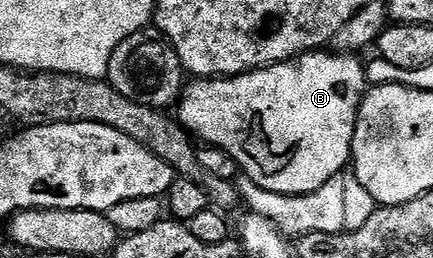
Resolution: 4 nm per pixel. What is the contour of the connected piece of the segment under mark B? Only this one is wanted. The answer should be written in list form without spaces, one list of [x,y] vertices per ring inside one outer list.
[[[317,50],[305,52],[303,56],[296,56],[281,64],[269,64],[267,68],[255,68],[252,72],[243,72],[240,76],[196,78],[183,89],[178,101],[178,109],[180,108],[178,119],[197,141],[204,140],[200,142],[213,148],[226,150],[226,154],[230,154],[230,158],[236,160],[241,173],[248,175],[258,186],[282,195],[310,194],[311,191],[318,190],[320,186],[325,186],[330,179],[341,175],[345,171],[343,168],[349,167],[352,159],[356,119],[360,113],[360,104],[364,101],[366,91],[366,68],[363,63],[359,64],[356,60],[359,59],[352,54],[341,54],[335,50]]]

